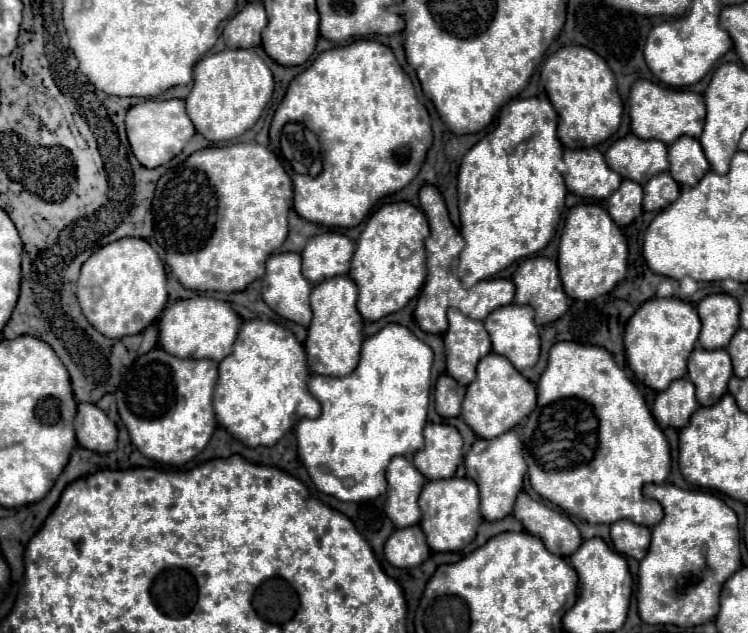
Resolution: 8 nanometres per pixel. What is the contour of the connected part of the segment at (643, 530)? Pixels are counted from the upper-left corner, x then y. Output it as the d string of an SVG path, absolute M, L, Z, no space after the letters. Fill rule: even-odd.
M620 520L610 526L610 536L616 552L642 560L650 546L650 528L638 526L630 520Z

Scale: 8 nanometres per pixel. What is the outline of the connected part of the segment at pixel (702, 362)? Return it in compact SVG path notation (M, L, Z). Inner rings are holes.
M694 348L688 360L688 378L696 386L700 406L712 406L726 394L732 376L732 362L726 350Z

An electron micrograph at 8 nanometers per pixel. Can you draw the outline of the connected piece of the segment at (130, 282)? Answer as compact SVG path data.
M122 238L102 246L82 266L78 278L78 302L88 322L106 338L122 338L142 332L168 302L166 270L154 248L142 238Z

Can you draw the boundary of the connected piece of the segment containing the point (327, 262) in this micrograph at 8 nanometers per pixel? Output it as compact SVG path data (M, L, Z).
M322 232L308 240L302 250L302 274L310 282L322 282L332 276L348 274L354 242L338 232Z

